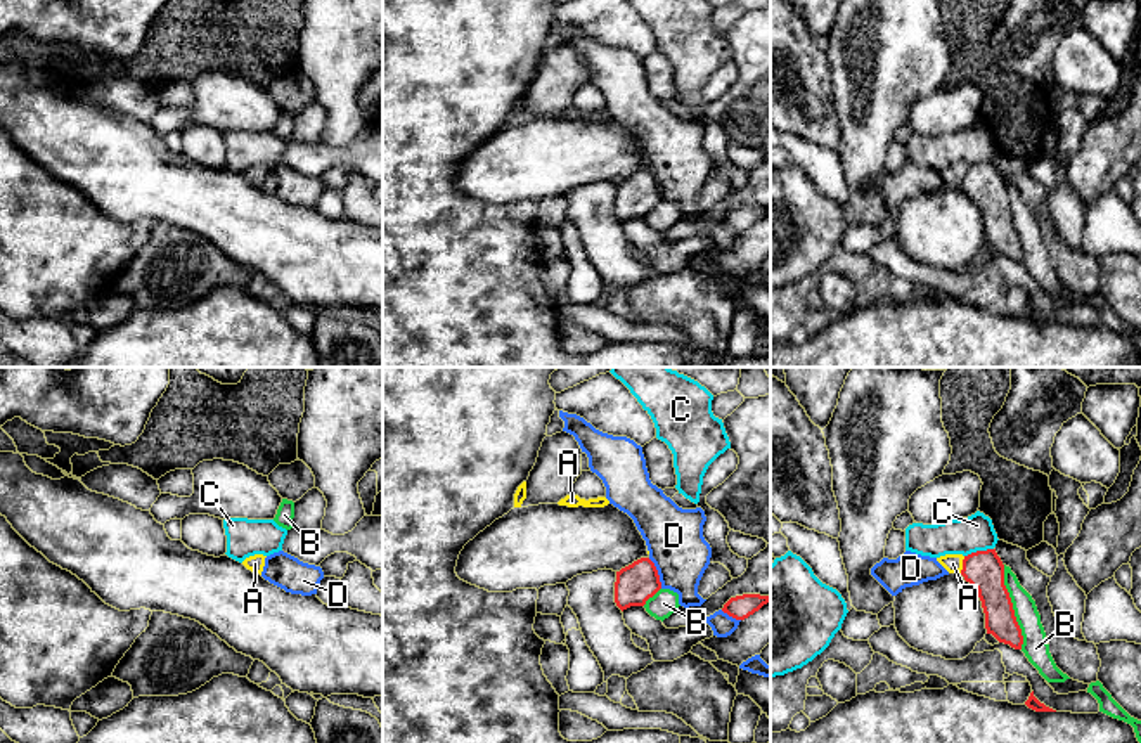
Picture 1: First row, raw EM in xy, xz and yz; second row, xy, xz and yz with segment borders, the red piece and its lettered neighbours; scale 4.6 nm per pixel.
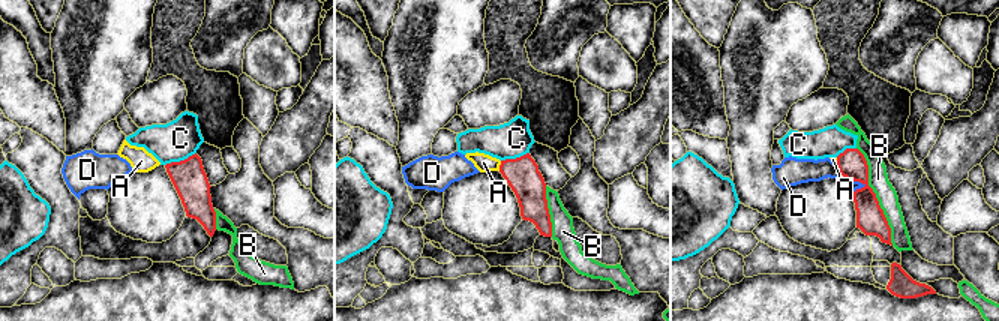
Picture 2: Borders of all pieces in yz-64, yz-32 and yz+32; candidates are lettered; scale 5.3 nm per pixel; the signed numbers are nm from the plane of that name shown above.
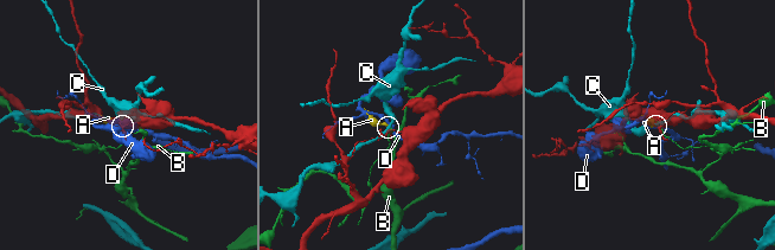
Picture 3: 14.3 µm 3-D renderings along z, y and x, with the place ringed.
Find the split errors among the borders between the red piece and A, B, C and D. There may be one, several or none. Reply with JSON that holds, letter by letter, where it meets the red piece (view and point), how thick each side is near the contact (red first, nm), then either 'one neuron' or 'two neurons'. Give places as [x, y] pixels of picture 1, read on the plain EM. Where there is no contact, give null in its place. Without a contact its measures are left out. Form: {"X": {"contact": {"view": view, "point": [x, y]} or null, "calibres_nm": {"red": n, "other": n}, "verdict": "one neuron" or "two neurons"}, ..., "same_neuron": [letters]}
{"A": {"contact": {"view": "yz", "point": [963, 177]}, "calibres_nm": {"red": 180, "other": 90}, "verdict": "two neurons"}, "B": {"contact": {"view": "yz", "point": [1012, 219]}, "calibres_nm": {"red": 180, "other": 120}, "verdict": "two neurons"}, "C": {"contact": {"view": "yz", "point": [979, 163]}, "calibres_nm": {"red": 180, "other": 170}, "verdict": "two neurons"}, "D": {"contact": {"view": "xz", "point": [657, 186]}, "calibres_nm": {"red": 180, "other": 260}, "verdict": "two neurons"}, "same_neuron": []}

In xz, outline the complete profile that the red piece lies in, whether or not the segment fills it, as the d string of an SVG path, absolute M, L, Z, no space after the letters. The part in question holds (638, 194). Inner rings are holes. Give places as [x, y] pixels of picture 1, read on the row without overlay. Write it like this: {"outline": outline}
{"outline": "M641 170L616 184L615 215L623 223L644 218L661 201L660 187L649 170Z"}

